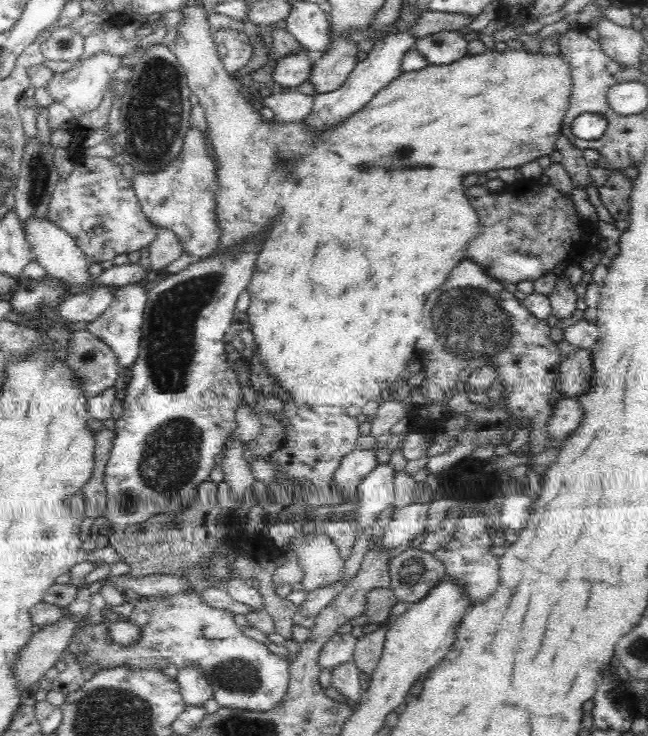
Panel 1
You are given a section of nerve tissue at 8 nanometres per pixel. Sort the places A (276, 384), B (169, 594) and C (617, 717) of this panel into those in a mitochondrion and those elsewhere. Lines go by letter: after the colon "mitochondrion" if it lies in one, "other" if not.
A: other
B: other
C: other

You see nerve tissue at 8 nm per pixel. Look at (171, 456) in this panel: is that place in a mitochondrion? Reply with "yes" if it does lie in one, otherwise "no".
yes

